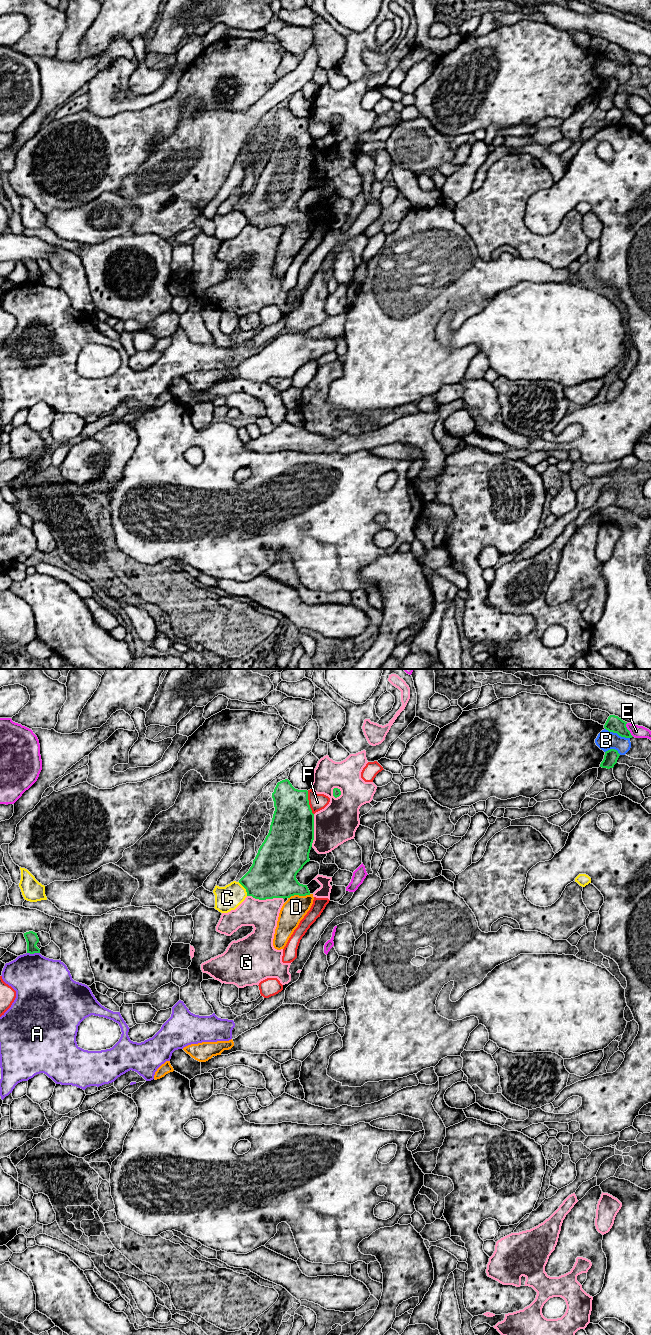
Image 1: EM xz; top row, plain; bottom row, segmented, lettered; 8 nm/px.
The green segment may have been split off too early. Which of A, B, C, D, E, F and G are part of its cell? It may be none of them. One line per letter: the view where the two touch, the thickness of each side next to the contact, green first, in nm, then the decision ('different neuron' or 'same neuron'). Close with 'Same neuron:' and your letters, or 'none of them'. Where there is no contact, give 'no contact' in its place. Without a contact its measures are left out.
A: meets green in xz; 100 nm thick on the green side, 420 nm on the other; different neuron
B: meets green in xz; 130 nm thick on the green side, 150 nm on the other; different neuron
C: meets green in xz; 360 nm thick on the green side, 200 nm on the other; different neuron
D: meets green in xz; 340 nm thick on the green side, 190 nm on the other; same neuron
E: meets green in xz; 130 nm thick on the green side, 100 nm on the other; different neuron
F: meets green in xz; 360 nm thick on the green side, 140 nm on the other; different neuron
G: meets green in xz; 360 nm thick on the green side, 240 nm on the other; different neuron
Same neuron: D

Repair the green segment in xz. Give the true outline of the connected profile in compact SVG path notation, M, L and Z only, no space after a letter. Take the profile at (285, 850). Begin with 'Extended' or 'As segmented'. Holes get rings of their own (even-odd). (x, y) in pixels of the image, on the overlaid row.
Extended. M288 779L277 783L272 798L275 811L269 833L249 871L239 883L246 889L247 896L255 899L288 899L280 910L273 939L274 948L281 950L310 910L314 900L307 885L300 884L296 879L297 873L310 861L309 853L314 840L314 814L309 805L308 791L295 789Z

